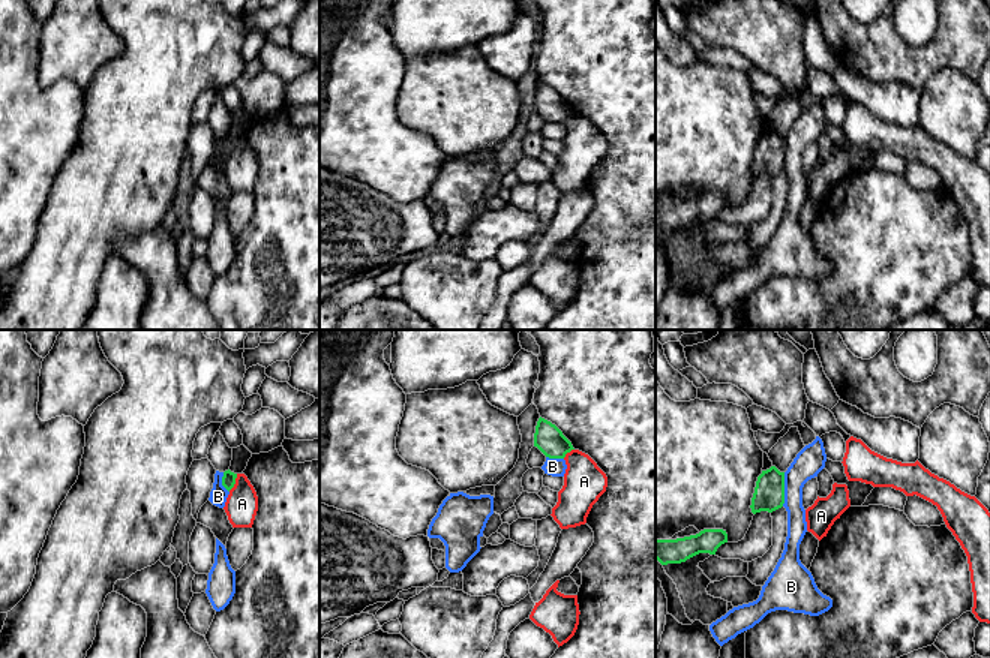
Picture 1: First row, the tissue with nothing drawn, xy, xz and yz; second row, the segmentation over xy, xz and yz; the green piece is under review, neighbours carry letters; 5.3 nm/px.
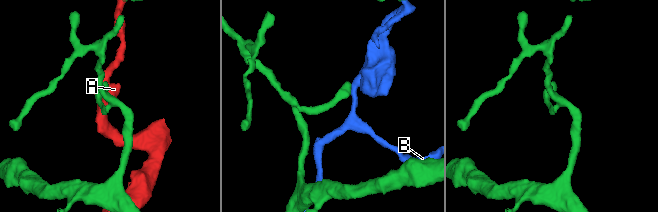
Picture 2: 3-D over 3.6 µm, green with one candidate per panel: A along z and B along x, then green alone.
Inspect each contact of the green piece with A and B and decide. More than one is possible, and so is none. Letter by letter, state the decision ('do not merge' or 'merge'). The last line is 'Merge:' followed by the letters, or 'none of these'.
A: do not merge
B: do not merge
Merge: none of these

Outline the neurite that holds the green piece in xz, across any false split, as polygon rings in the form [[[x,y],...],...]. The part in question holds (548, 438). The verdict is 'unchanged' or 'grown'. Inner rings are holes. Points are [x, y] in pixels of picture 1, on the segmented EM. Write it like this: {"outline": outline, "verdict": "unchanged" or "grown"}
{"outline": [[[538,418],[534,433],[534,447],[549,459],[564,459],[573,448],[562,432],[544,418]]], "verdict": "unchanged"}

